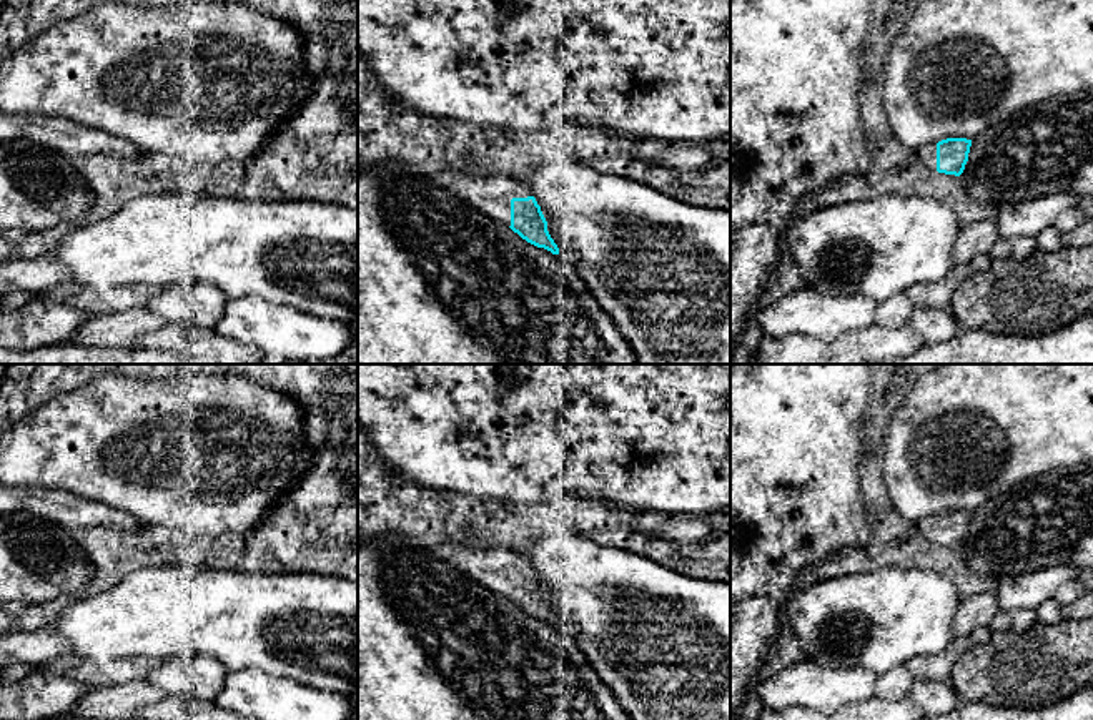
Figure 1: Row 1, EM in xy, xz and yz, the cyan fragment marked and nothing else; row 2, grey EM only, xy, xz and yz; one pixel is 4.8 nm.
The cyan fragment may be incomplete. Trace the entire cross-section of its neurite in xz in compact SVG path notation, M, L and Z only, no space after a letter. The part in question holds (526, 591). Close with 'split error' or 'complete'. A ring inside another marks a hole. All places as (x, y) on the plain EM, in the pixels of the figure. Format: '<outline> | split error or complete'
M428 545L428 552L464 575L507 597L527 615L559 627L547 604L547 594L531 564L511 549L467 549L464 545Z | split error

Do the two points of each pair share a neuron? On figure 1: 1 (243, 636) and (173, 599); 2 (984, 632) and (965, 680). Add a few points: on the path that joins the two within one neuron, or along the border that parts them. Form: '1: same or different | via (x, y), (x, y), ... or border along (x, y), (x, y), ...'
1: same | via (227, 619), (220, 612), (190, 611)
2: different | border along (992, 632), (987, 641), (974, 644)

